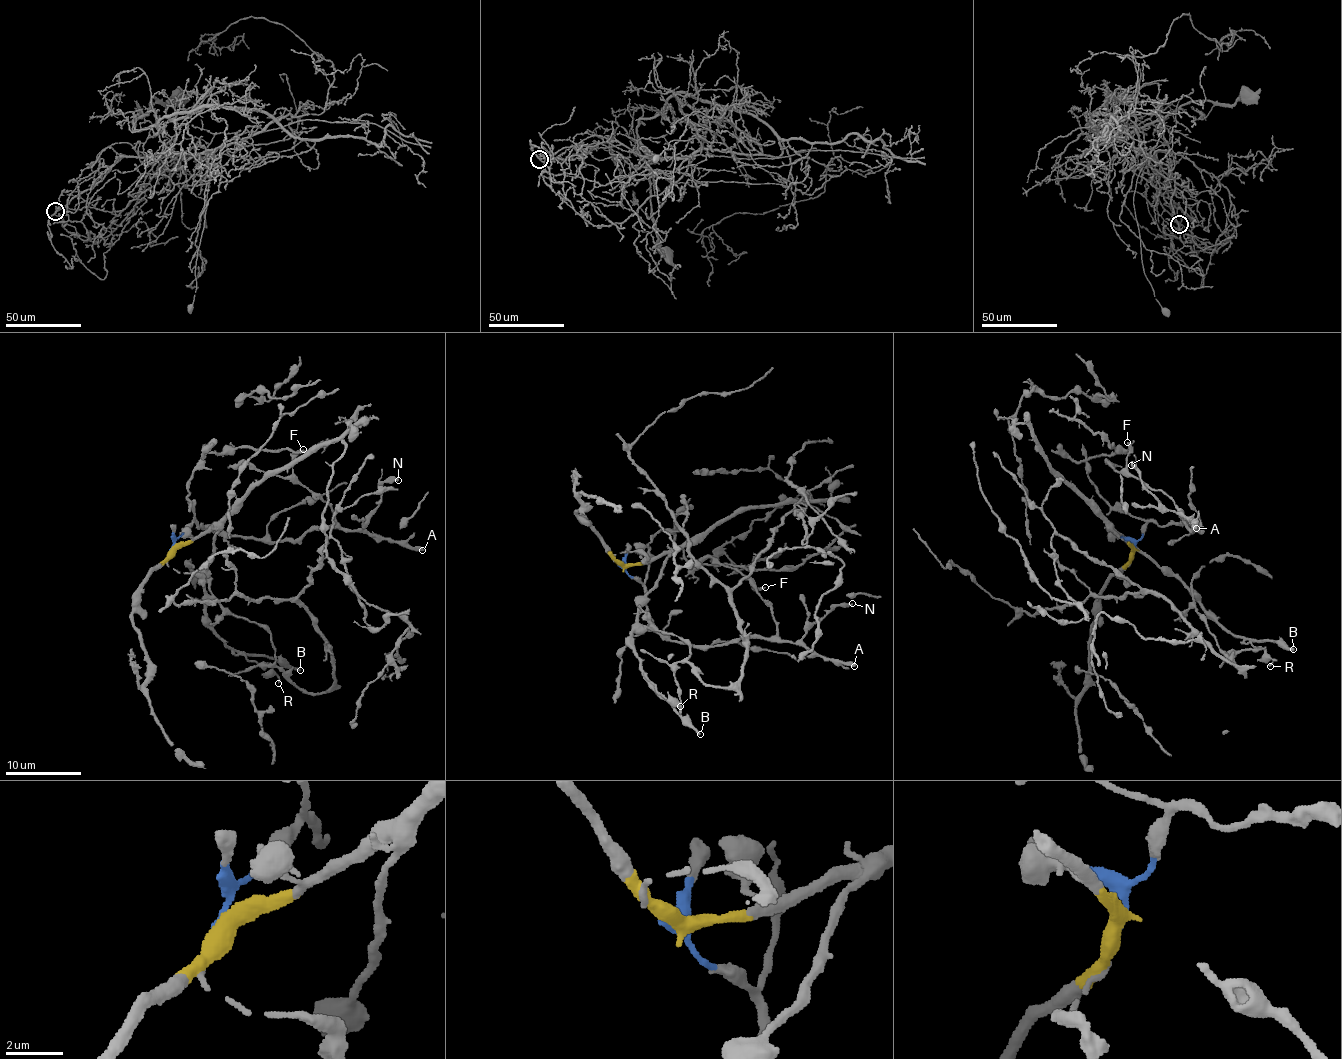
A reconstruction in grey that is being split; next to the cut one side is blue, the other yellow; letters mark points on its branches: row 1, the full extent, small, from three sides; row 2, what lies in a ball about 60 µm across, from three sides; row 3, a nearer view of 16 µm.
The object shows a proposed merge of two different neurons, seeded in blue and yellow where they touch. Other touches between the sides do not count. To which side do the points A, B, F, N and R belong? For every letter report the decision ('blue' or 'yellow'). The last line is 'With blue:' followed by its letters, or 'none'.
A: blue
B: yellow
F: blue
N: blue
R: yellow
With blue: A, F, N

